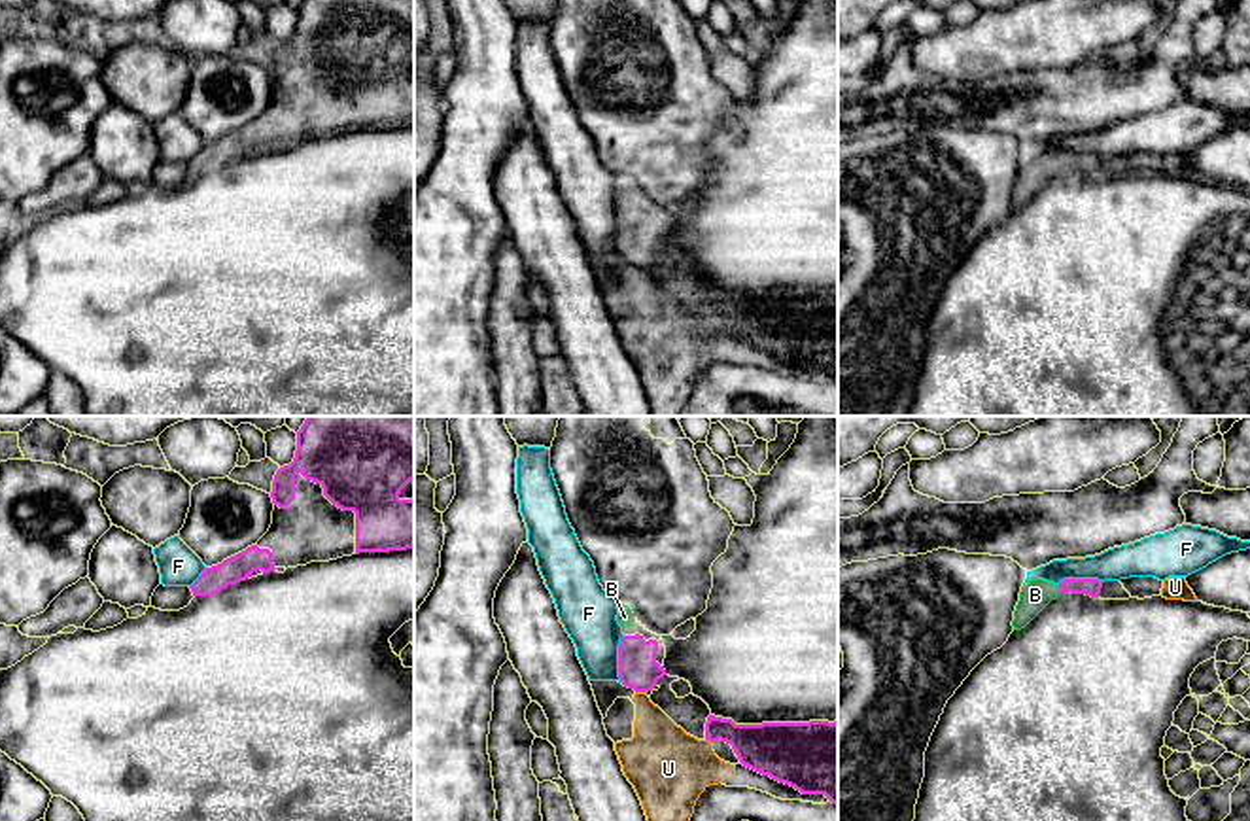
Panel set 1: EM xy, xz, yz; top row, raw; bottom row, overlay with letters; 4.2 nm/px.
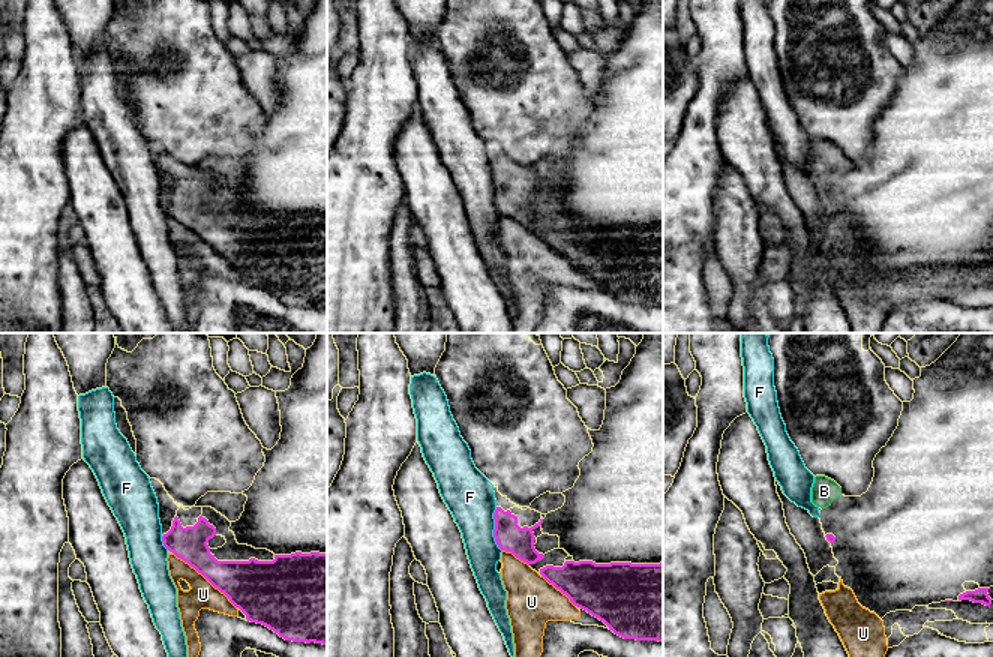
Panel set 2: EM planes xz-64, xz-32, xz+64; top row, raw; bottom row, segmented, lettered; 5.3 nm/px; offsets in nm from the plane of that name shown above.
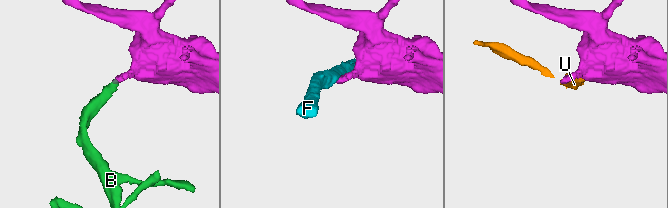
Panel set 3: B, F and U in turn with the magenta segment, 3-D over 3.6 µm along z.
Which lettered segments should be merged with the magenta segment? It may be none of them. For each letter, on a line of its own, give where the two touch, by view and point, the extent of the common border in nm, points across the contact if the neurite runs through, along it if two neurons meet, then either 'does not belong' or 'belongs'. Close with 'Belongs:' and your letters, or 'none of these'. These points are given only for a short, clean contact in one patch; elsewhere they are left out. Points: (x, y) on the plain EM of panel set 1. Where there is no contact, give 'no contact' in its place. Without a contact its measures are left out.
B: contact yz (1059, 163); length 40 nm; way yz (1090, 163), (1059, 163), (1035, 171); belongs
F: contact xz (619, 235); length 200 nm; border xz (624, 212), (619, 222), (621, 258); does not belong
U: contact xz (640, 267); length 40 nm; border xz (636, 267), (643, 269); does not belong
Belongs: B

